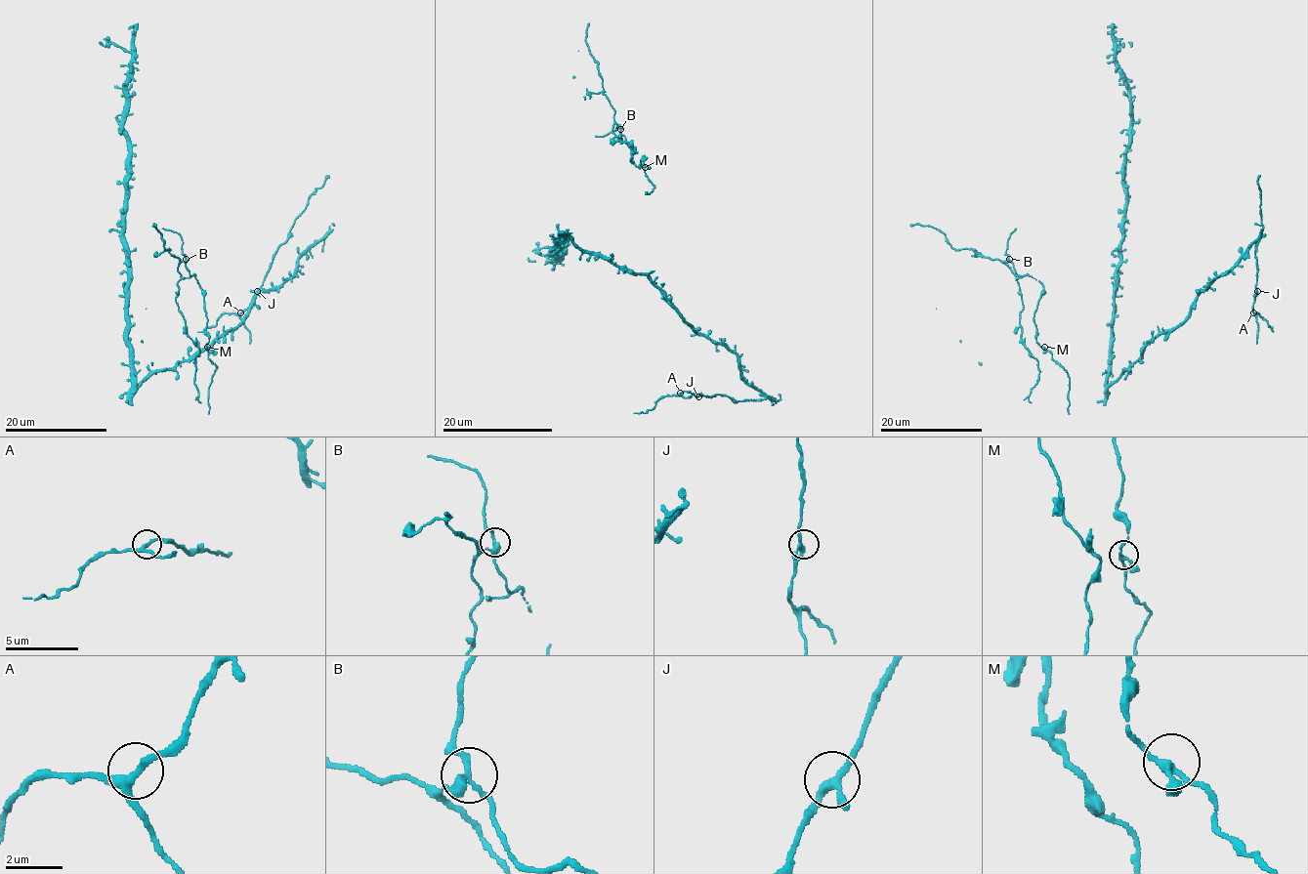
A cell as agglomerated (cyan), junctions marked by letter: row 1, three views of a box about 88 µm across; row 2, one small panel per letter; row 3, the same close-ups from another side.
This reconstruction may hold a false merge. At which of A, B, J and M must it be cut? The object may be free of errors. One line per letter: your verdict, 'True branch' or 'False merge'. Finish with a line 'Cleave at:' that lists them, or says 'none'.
A: True branch
B: True branch
J: True branch
M: True branch
Cleave at: none

